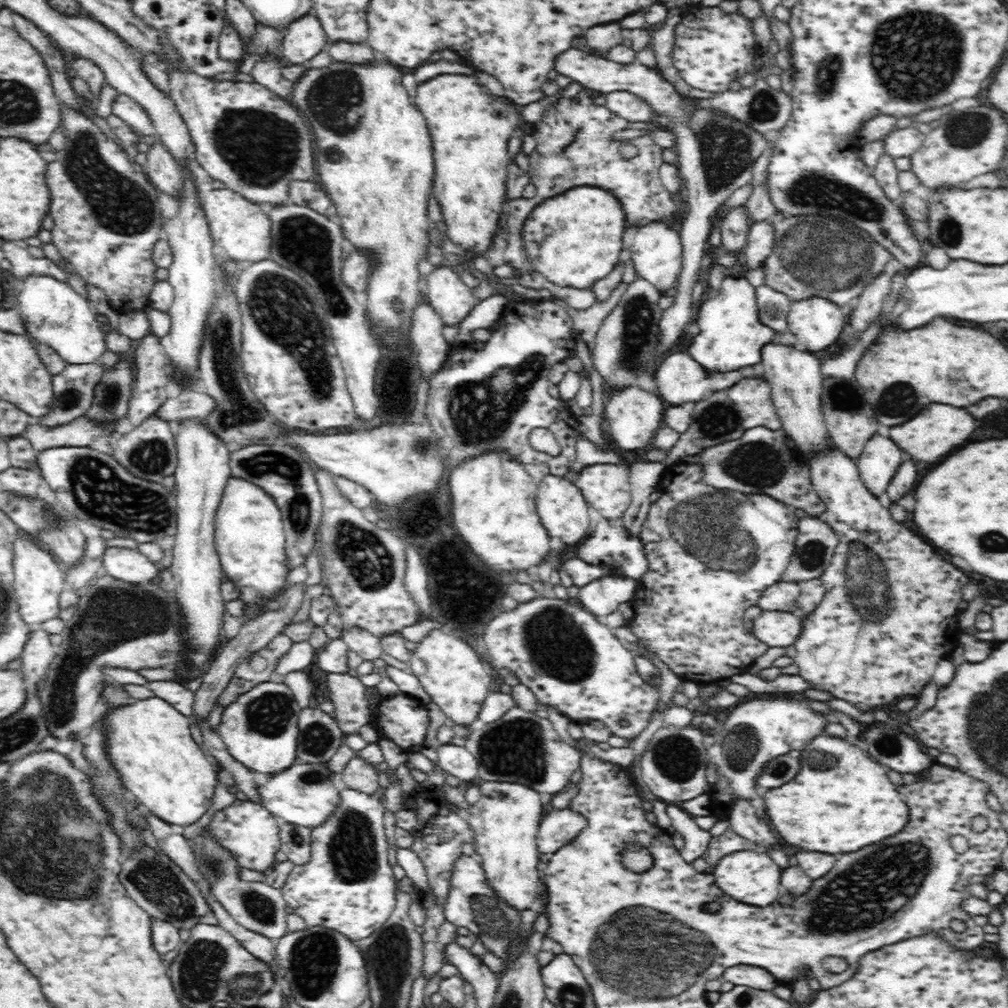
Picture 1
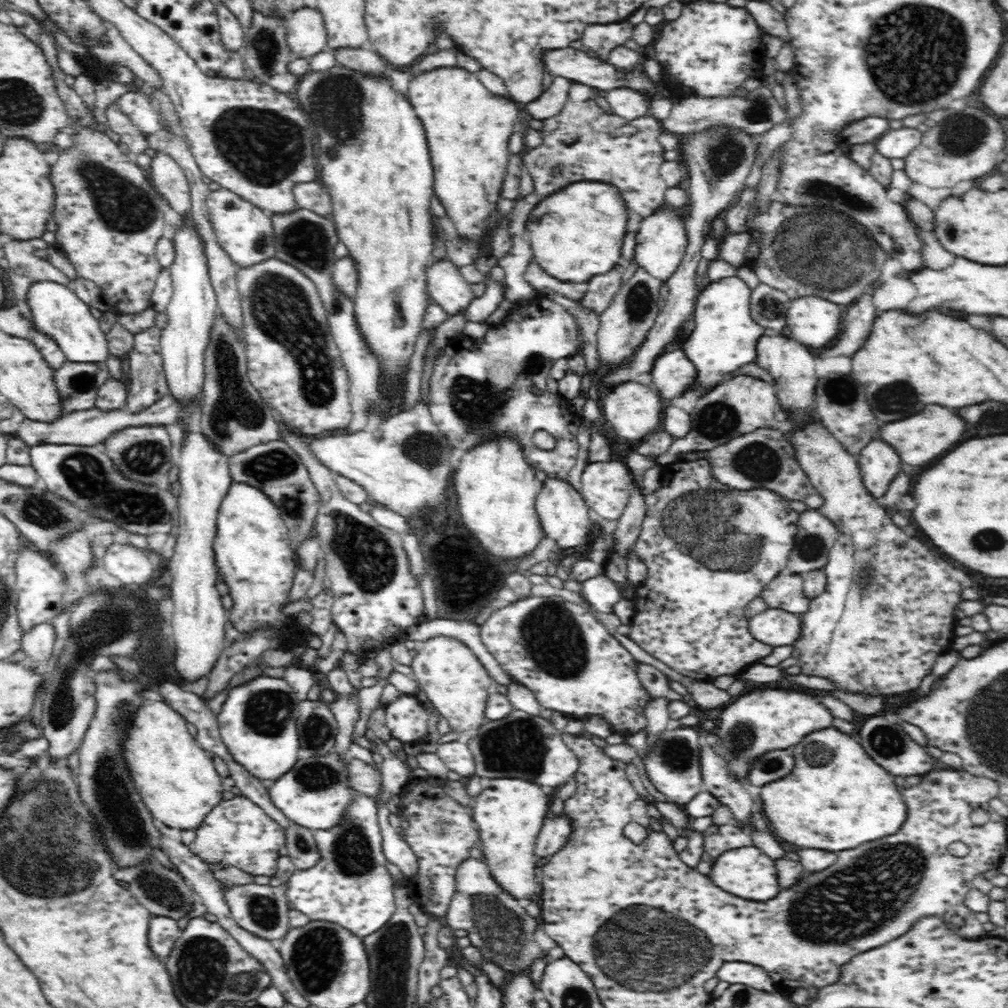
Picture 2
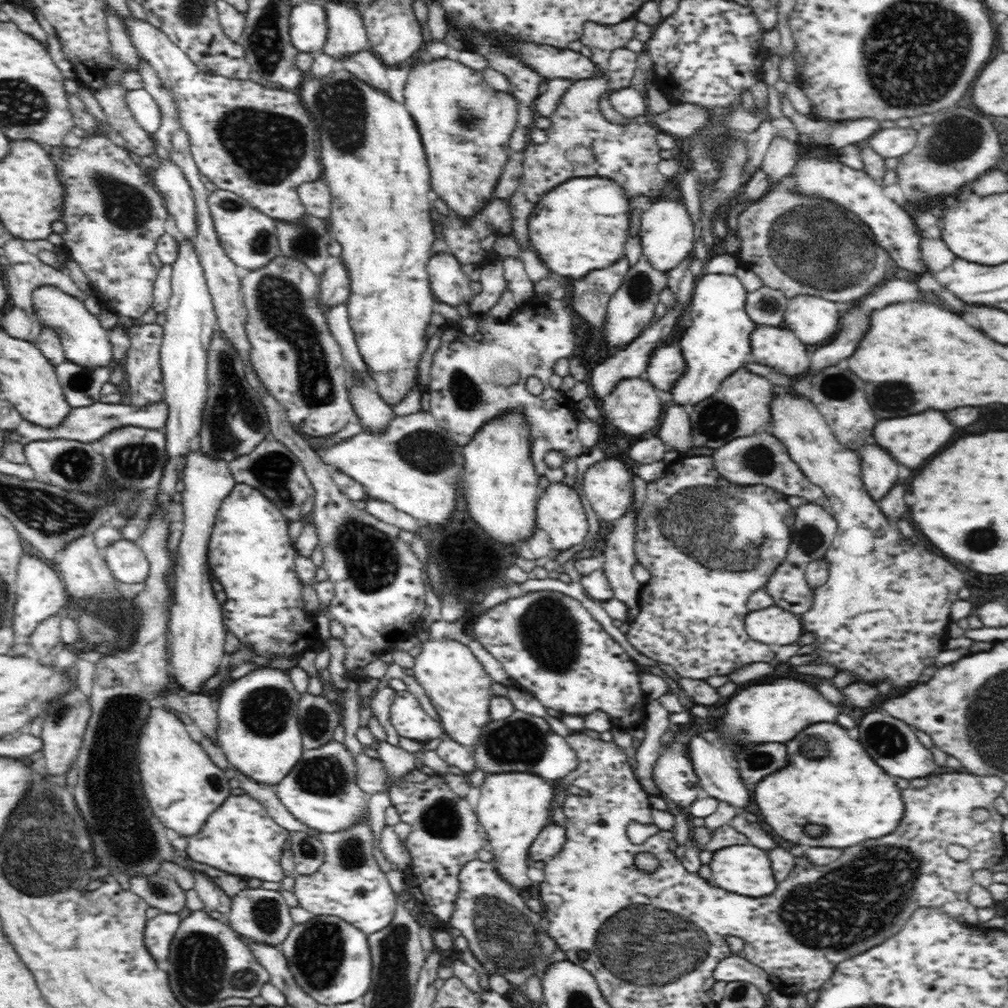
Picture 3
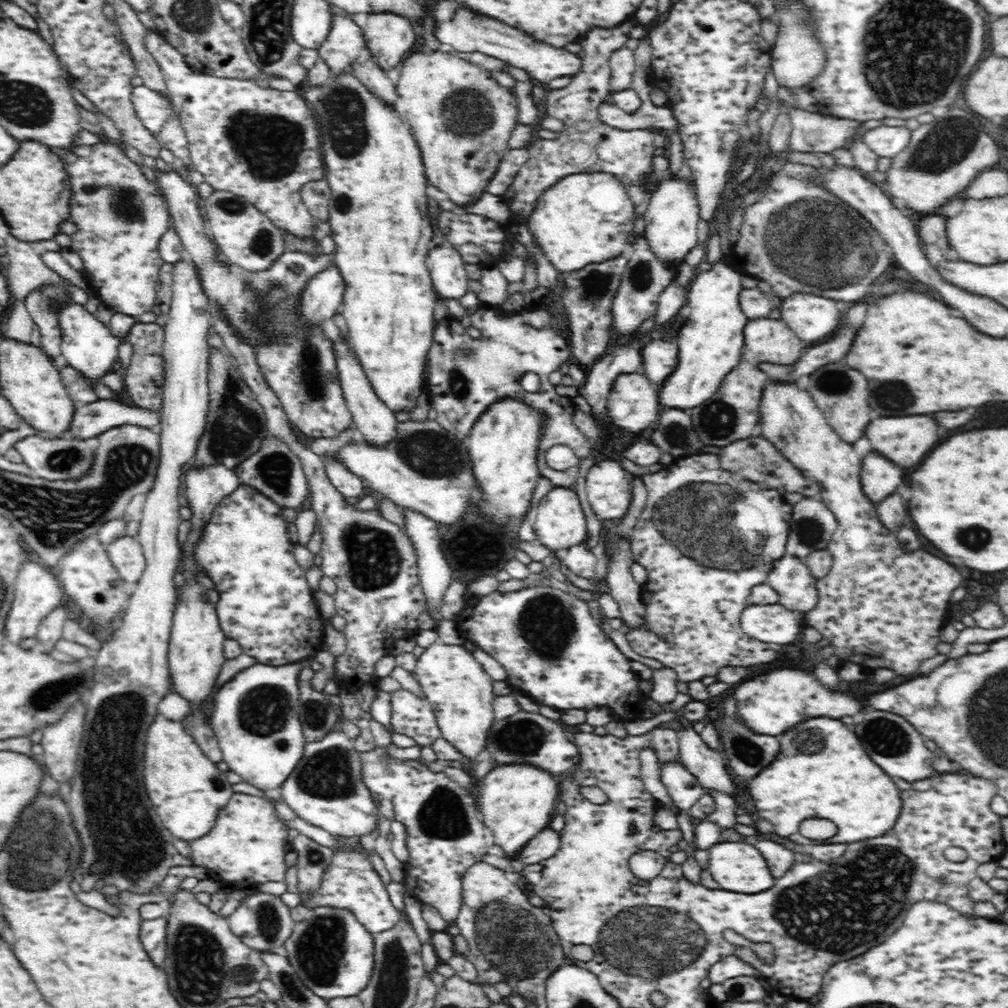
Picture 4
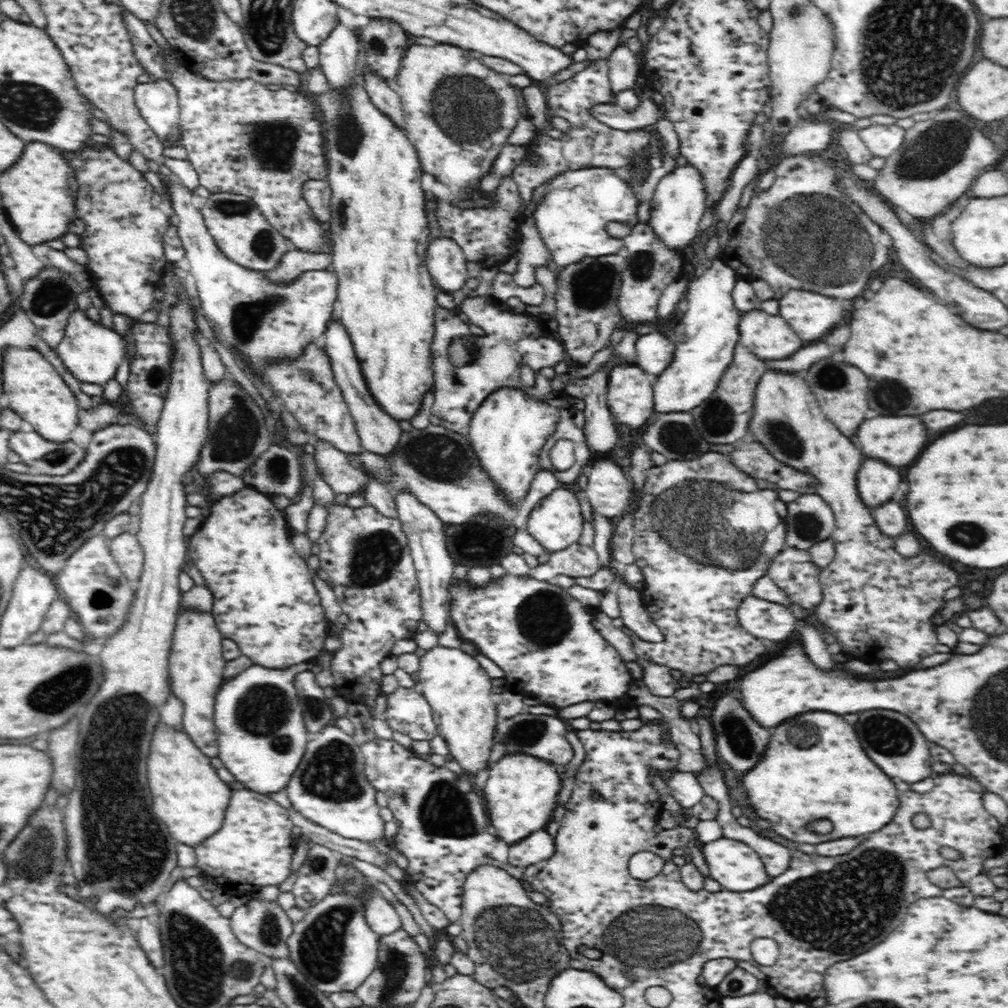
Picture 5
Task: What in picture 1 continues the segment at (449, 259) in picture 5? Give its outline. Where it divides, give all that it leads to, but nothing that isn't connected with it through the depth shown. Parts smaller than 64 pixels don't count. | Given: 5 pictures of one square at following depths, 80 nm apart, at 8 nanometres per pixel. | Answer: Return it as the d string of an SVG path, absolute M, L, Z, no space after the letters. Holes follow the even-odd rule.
M444 263L428 273L423 294L444 324L458 324L478 302L471 288L462 281L458 269Z

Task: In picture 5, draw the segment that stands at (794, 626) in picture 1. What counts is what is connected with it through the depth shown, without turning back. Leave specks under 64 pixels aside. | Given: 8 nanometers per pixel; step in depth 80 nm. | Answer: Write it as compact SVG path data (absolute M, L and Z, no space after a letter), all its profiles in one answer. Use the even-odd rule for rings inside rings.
M750 594L742 600L737 612L739 623L756 639L783 643L794 636L797 616L783 604Z

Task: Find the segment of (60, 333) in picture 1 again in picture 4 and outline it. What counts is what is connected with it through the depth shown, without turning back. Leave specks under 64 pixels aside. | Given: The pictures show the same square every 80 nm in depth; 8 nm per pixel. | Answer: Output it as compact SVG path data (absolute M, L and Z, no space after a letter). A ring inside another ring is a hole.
M68 304L60 310L60 328L62 331L60 359L64 364L74 367L86 376L86 379L92 379L94 382L100 382L111 372L113 364L119 359L118 347L122 339L112 334L108 325L100 324L100 320L96 320L92 313L84 310L84 307Z

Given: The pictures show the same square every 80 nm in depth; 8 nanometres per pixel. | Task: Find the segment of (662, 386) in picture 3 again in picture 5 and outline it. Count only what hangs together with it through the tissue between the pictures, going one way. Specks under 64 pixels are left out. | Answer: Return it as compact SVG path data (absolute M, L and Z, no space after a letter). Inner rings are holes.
M659 331L637 336L634 364L651 375L659 376L672 362L676 343Z

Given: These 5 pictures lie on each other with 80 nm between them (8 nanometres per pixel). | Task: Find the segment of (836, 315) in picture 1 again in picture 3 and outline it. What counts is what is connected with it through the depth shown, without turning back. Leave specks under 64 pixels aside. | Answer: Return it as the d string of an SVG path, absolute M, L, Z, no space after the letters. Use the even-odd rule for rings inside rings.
M798 295L784 310L784 324L803 343L820 344L830 340L839 331L838 304L819 296Z

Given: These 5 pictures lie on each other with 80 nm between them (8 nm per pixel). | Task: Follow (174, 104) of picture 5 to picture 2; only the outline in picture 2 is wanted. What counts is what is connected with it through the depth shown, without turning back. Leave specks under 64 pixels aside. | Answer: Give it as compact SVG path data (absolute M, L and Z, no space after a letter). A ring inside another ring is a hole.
M126 92L120 96L117 104L119 110L138 127L140 132L147 136L158 132L161 116L150 97L140 93Z

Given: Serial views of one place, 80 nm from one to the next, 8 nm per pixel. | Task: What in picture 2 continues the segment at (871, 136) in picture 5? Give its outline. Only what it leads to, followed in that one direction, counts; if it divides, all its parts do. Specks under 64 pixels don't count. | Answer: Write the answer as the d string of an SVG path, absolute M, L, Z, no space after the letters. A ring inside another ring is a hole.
M915 128L888 129L886 134L873 141L876 152L886 158L905 159L920 144L922 133Z

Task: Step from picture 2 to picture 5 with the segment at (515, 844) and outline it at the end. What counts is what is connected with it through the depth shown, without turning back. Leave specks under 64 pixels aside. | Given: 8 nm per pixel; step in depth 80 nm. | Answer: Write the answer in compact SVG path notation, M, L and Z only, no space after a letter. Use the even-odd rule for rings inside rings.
M506 752L502 758L491 763L488 770L484 800L492 826L500 838L508 844L518 843L552 821L562 785L562 775L558 773L556 764L525 752Z

